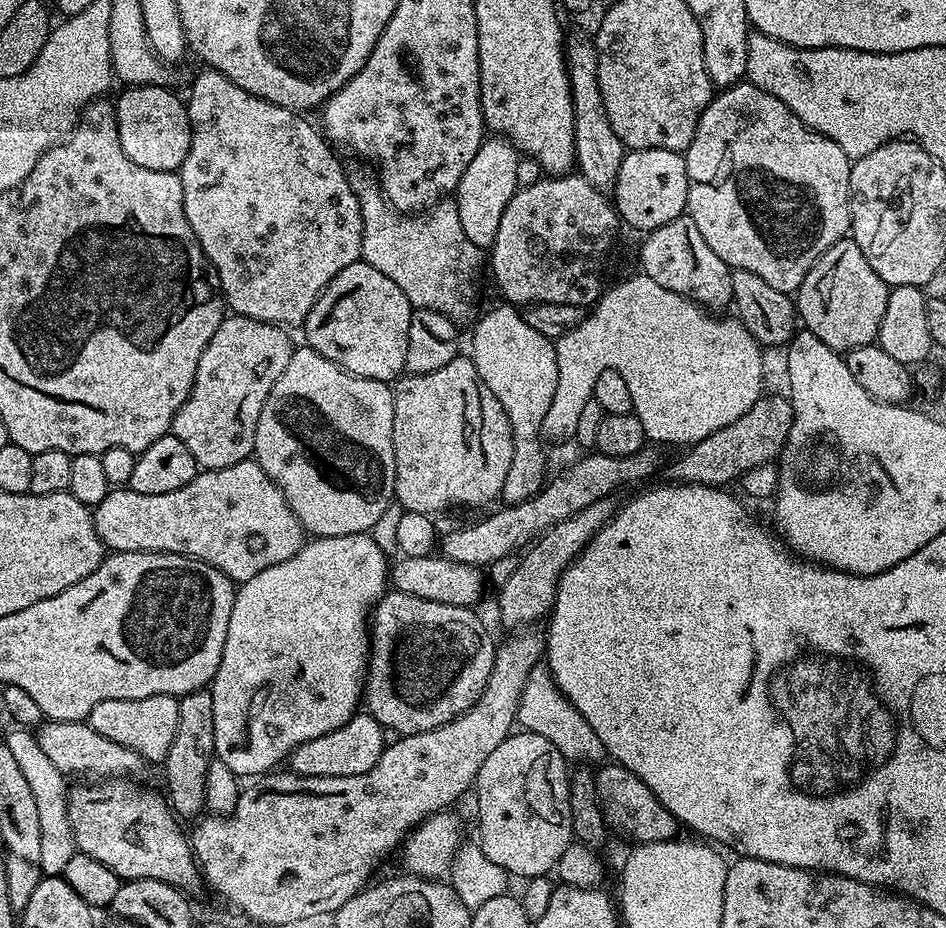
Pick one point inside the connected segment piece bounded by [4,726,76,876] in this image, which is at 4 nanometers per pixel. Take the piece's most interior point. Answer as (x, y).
(48, 784)

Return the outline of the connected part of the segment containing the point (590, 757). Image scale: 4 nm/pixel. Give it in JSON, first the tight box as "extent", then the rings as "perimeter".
{"extent":[516,663,606,766],"perimeter":[[[543,663],[536,664],[534,670],[530,670],[530,678],[526,678],[526,686],[522,690],[522,698],[518,702],[518,710],[516,711],[516,724],[523,731],[533,732],[546,738],[546,742],[550,746],[554,746],[556,751],[569,762],[580,760],[576,762],[584,766],[596,766],[605,759],[606,753],[598,734],[594,734],[590,722],[586,722],[586,718],[582,718],[582,714],[578,714],[578,710],[562,694],[562,690],[554,682],[551,670]]]}

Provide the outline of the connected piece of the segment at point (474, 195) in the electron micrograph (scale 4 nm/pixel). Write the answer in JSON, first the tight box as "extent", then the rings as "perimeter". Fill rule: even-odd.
{"extent":[454,137,520,250],"perimeter":[[[487,137],[459,179],[454,193],[458,218],[461,219],[461,227],[466,233],[467,240],[481,250],[491,249],[498,234],[502,214],[505,213],[510,198],[519,191],[518,159],[520,159],[519,152],[504,137]]]}

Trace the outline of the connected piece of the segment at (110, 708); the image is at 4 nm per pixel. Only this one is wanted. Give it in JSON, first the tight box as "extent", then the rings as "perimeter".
{"extent":[86,696,179,762],"perimeter":[[[151,696],[150,698],[110,698],[110,702],[98,702],[94,710],[90,710],[86,723],[102,738],[110,738],[110,742],[118,742],[118,746],[126,746],[134,750],[146,762],[163,762],[166,754],[170,754],[170,742],[174,742],[174,730],[178,730],[179,699],[174,696]]]}

